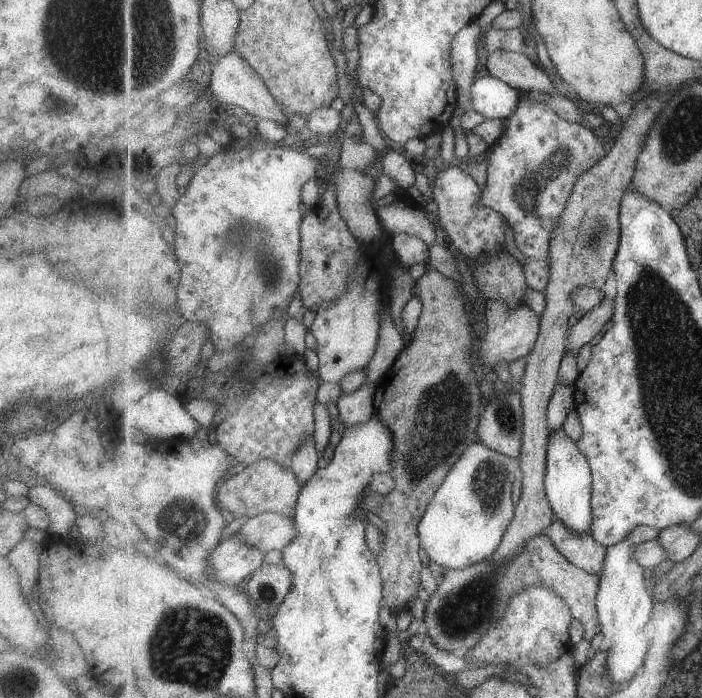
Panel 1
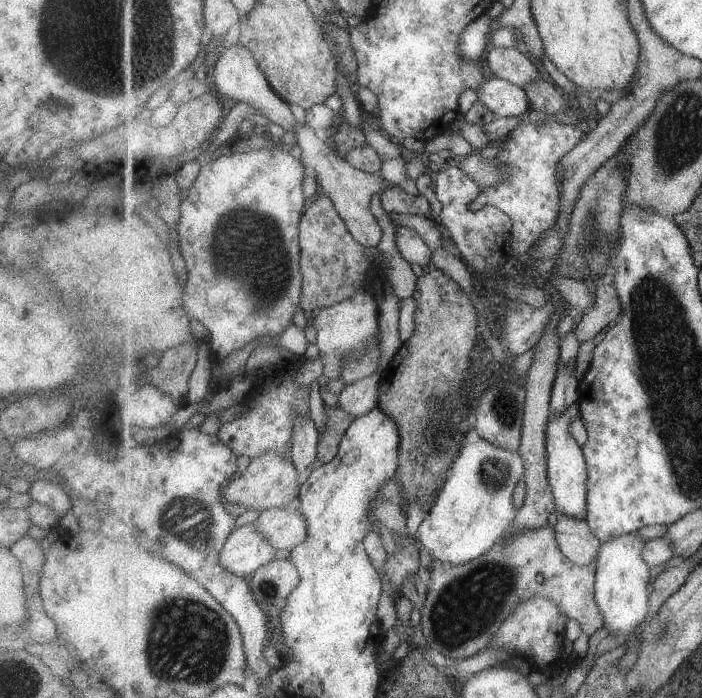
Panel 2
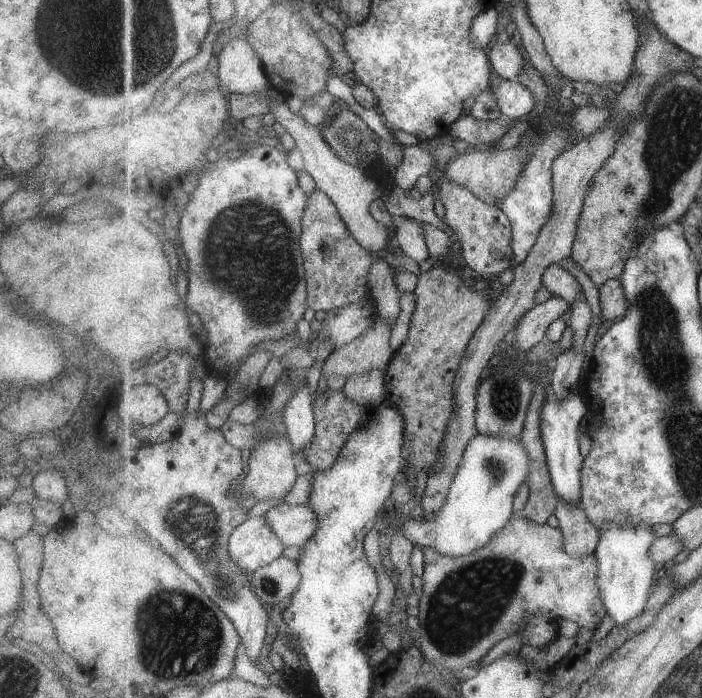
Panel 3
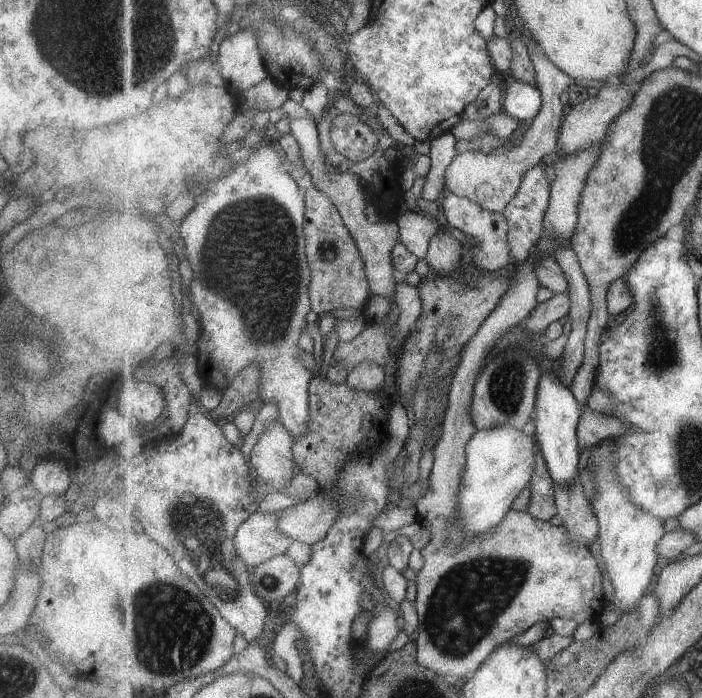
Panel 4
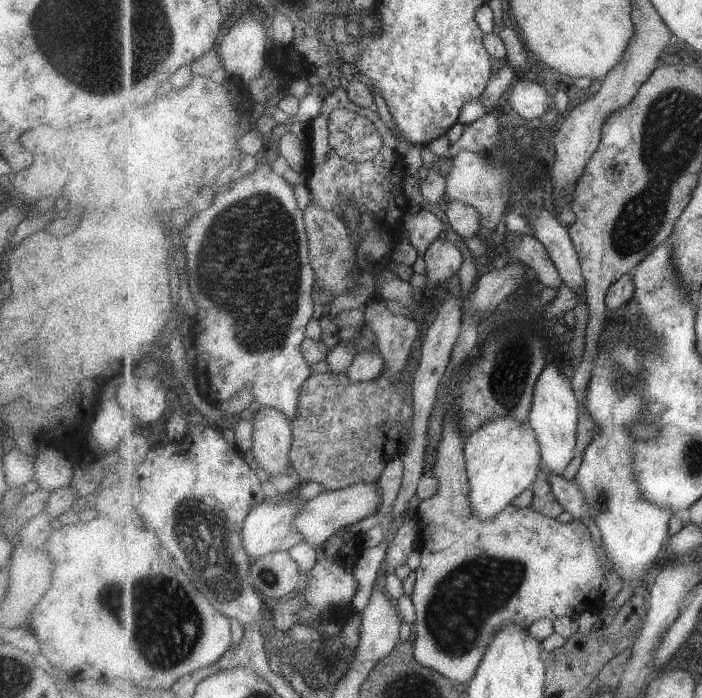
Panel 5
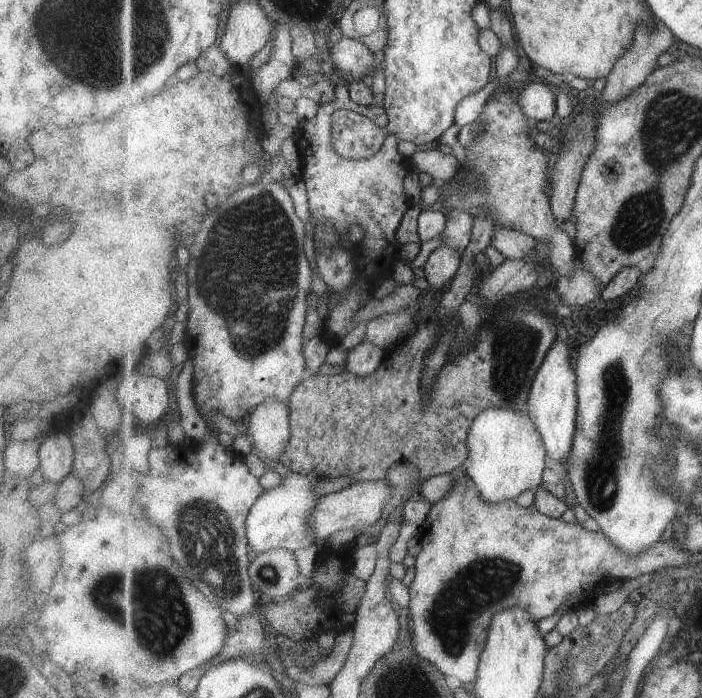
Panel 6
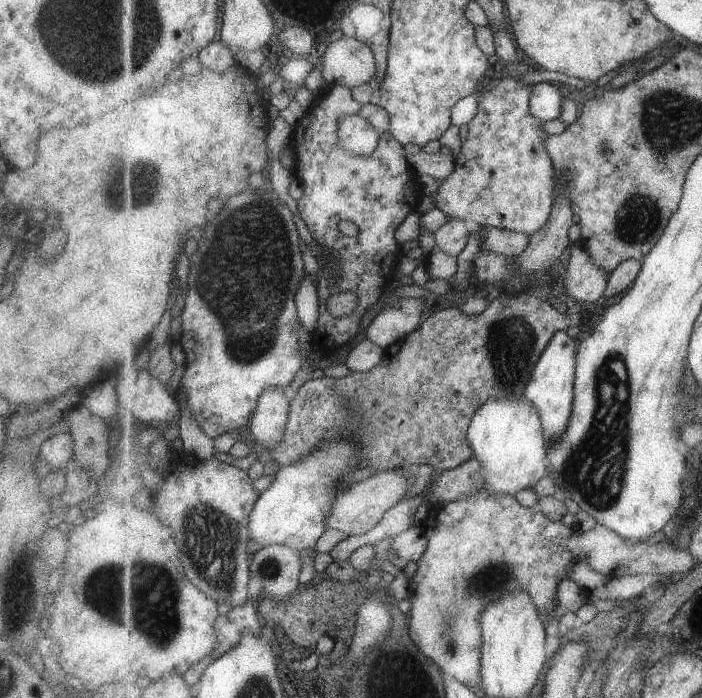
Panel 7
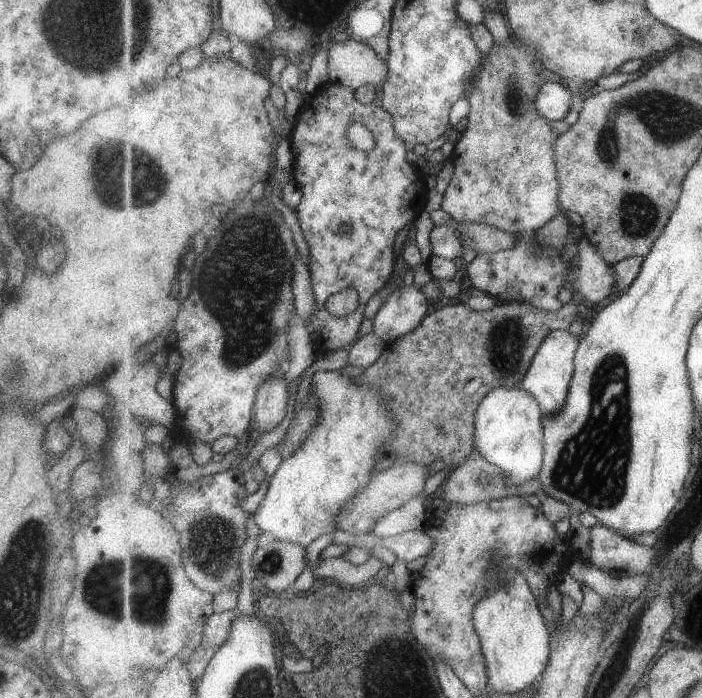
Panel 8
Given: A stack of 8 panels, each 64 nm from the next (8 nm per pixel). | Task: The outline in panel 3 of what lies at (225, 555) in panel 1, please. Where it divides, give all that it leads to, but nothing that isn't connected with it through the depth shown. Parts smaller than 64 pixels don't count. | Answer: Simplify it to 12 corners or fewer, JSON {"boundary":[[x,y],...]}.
{"boundary":[[265,516],[235,529],[229,556],[249,575],[285,546]]}

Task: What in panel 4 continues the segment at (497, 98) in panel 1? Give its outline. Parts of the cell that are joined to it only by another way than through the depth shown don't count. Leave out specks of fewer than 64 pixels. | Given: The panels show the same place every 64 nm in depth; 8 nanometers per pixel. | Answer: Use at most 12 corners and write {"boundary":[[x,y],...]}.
{"boundary":[[511,79],[503,91],[509,116],[532,121],[543,108],[538,86]]}

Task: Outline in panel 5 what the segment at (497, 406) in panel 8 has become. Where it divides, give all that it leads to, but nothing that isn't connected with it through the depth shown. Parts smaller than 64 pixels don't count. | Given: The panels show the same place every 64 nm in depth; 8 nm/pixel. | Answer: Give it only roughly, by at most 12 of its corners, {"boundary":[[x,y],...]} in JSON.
{"boundary":[[493,418],[467,438],[469,500],[481,522],[532,488],[536,431]]}

